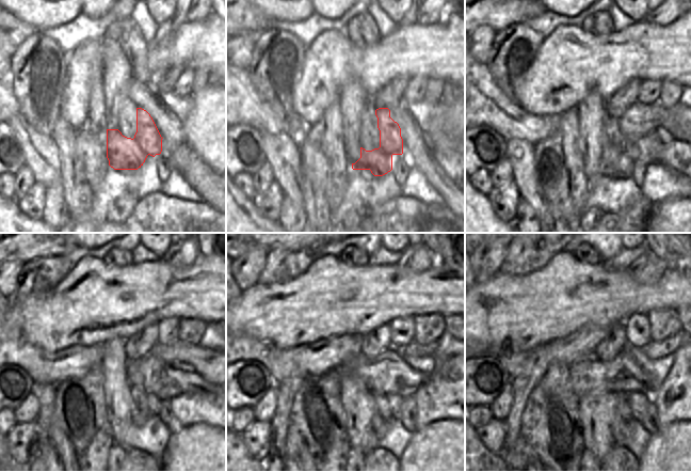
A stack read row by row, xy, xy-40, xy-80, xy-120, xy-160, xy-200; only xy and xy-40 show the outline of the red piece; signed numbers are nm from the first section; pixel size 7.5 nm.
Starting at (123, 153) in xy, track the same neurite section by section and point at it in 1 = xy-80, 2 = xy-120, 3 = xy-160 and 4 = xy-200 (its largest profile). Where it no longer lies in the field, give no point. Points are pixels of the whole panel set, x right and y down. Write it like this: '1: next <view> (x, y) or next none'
1: next xy-80 (630, 131)
2: next xy-120 (154, 403)
3: next xy-160 (395, 402)
4: next xy-200 (637, 400)

